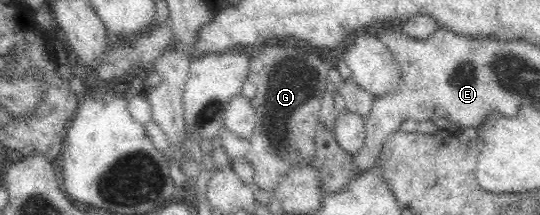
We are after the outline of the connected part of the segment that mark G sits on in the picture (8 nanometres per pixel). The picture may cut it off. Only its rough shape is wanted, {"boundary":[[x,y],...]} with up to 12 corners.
{"boundary":[[304,47],[256,50],[256,127],[224,125],[230,161],[254,166],[272,194],[294,165],[314,159],[331,69]]}

